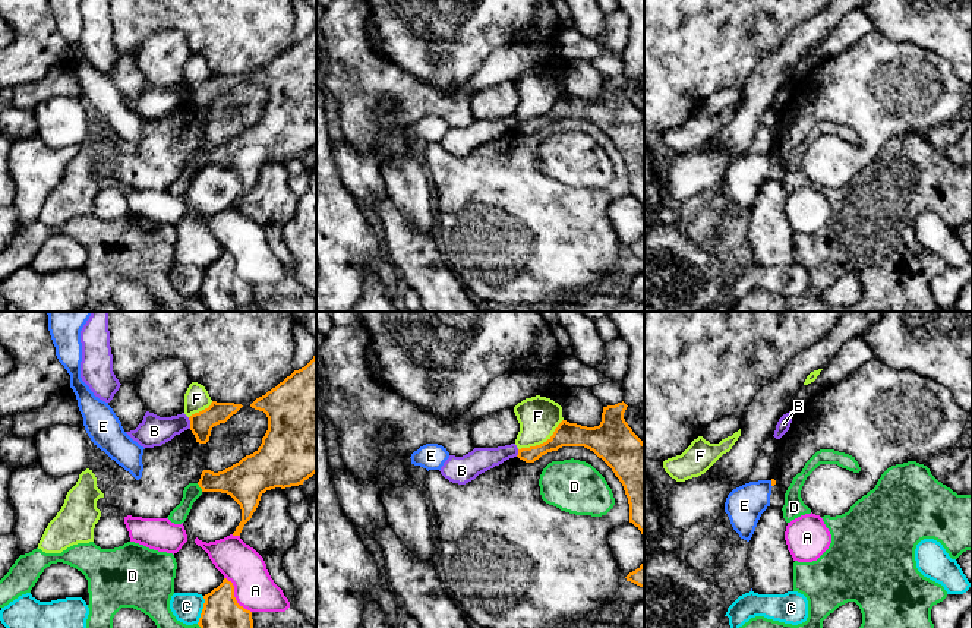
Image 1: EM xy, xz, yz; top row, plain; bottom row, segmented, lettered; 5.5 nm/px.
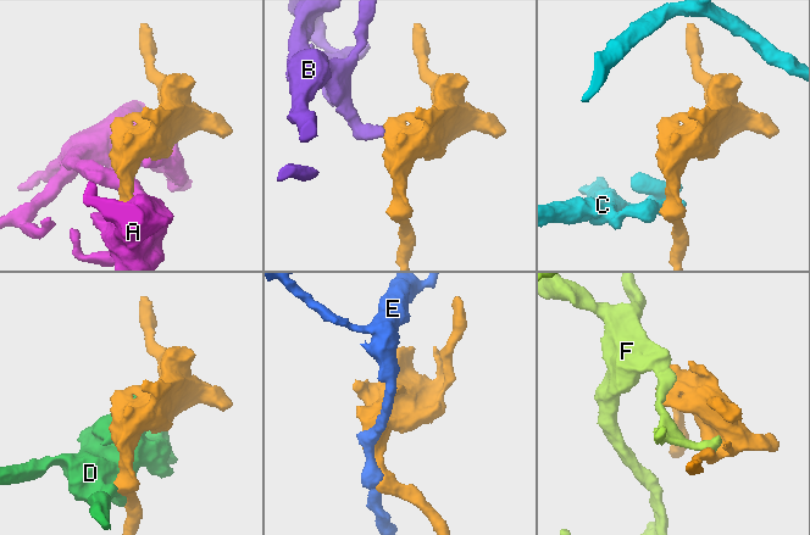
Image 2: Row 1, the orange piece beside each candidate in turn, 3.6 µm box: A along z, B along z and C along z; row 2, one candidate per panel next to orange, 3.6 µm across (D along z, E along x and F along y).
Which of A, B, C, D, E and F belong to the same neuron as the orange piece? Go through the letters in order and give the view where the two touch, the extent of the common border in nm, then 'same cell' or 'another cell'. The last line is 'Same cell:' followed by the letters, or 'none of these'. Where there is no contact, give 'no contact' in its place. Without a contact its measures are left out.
A: meets orange in xy; contact 240 nm long; another cell
B: meets orange in xy; contact 70 nm long; another cell
C: meets orange in xy; contact 160 nm long; another cell
D: meets orange in xy; contact 60 nm long; another cell
E: meets orange in yz; contact 40 nm long; another cell
F: meets orange in xz; contact 300 nm long; another cell
Same cell: none of these

